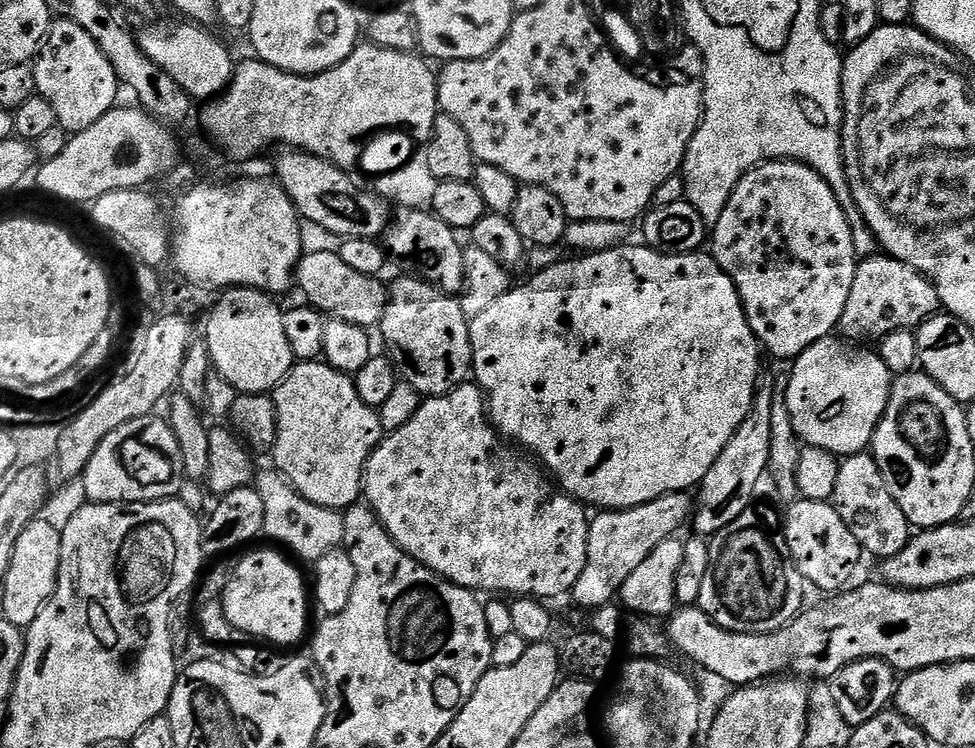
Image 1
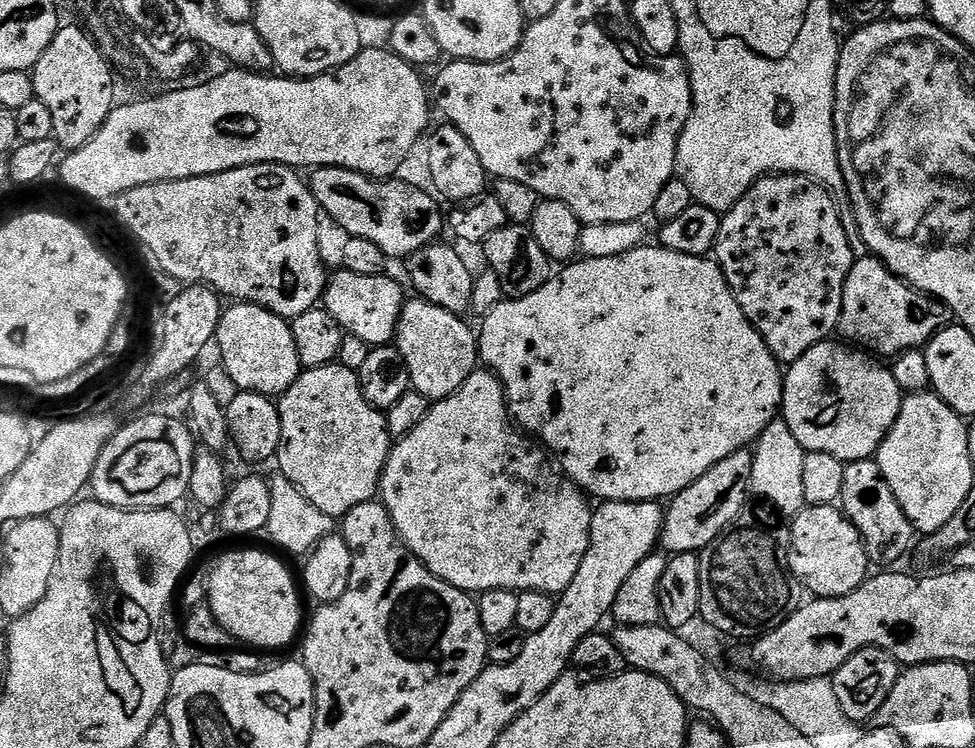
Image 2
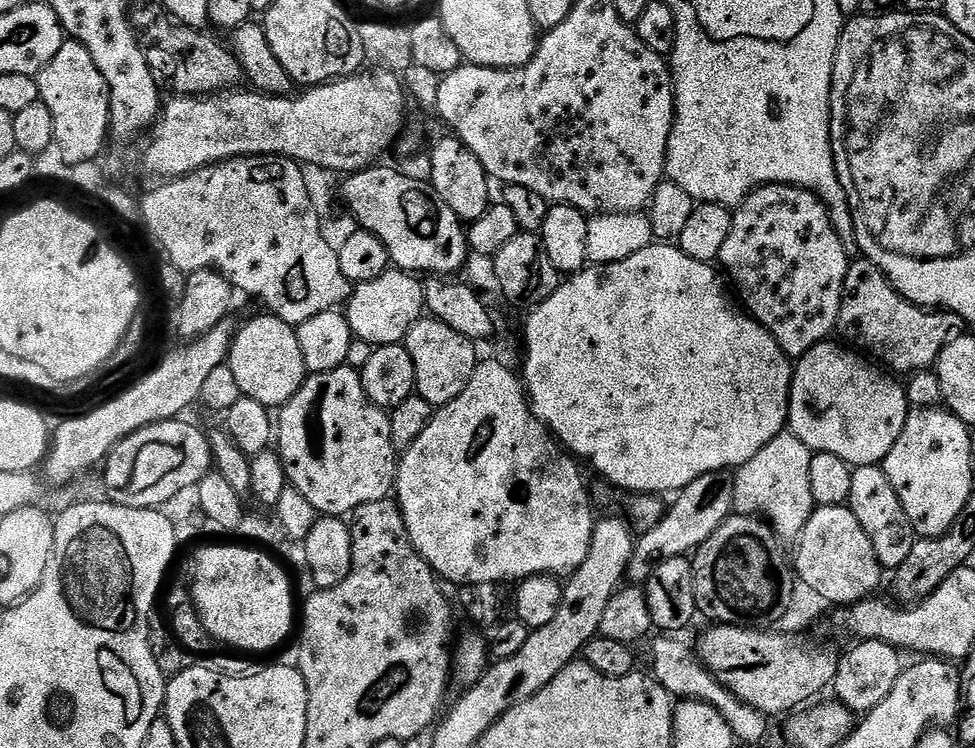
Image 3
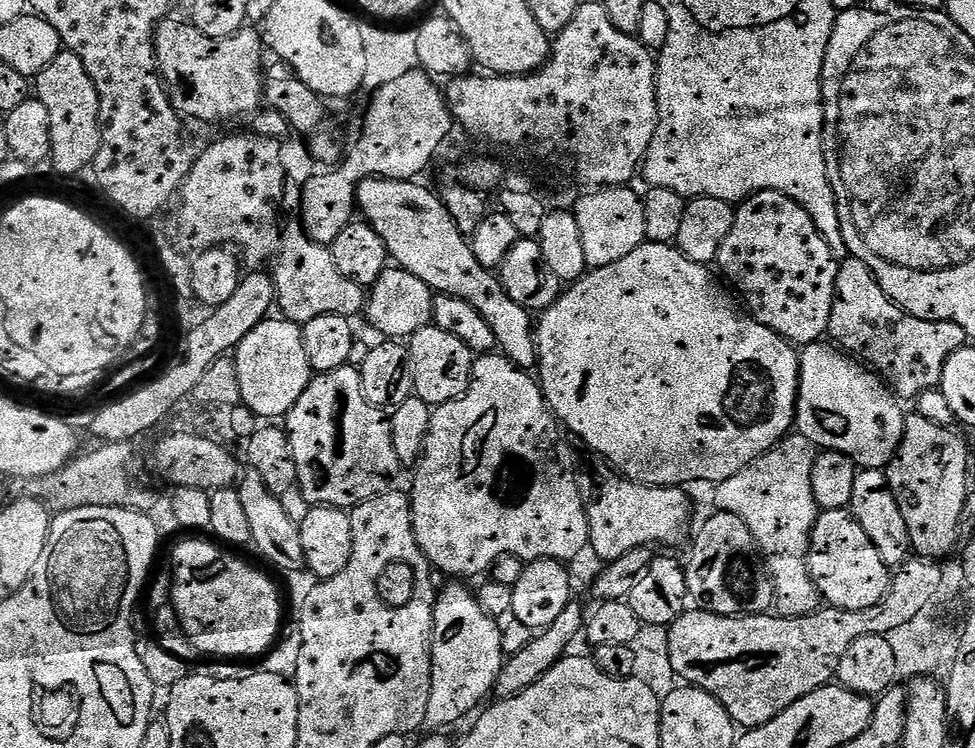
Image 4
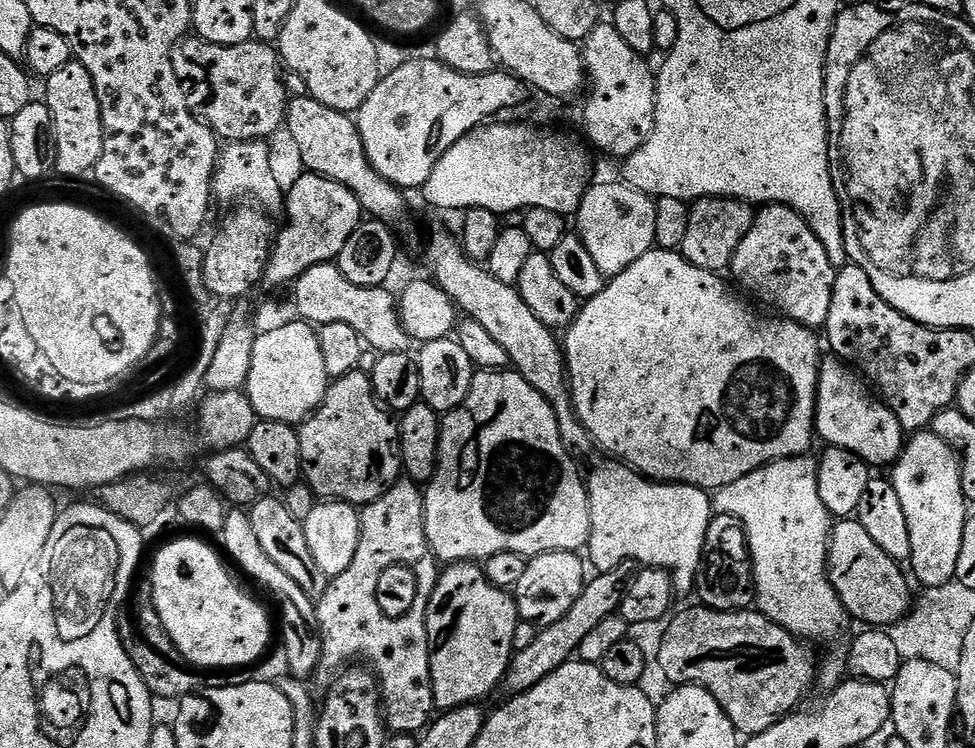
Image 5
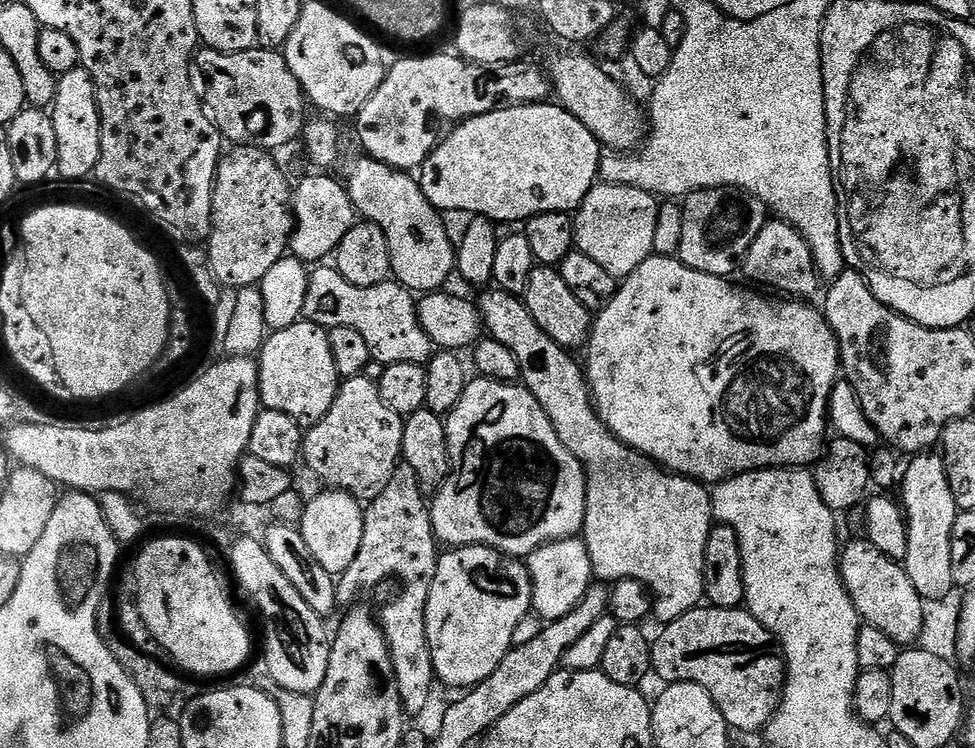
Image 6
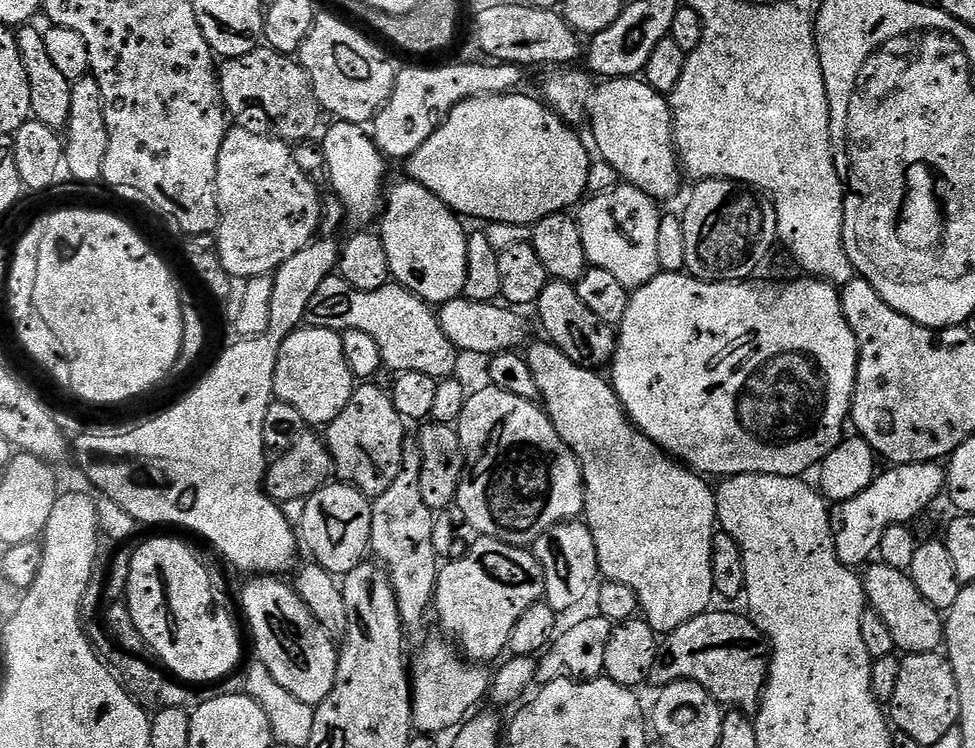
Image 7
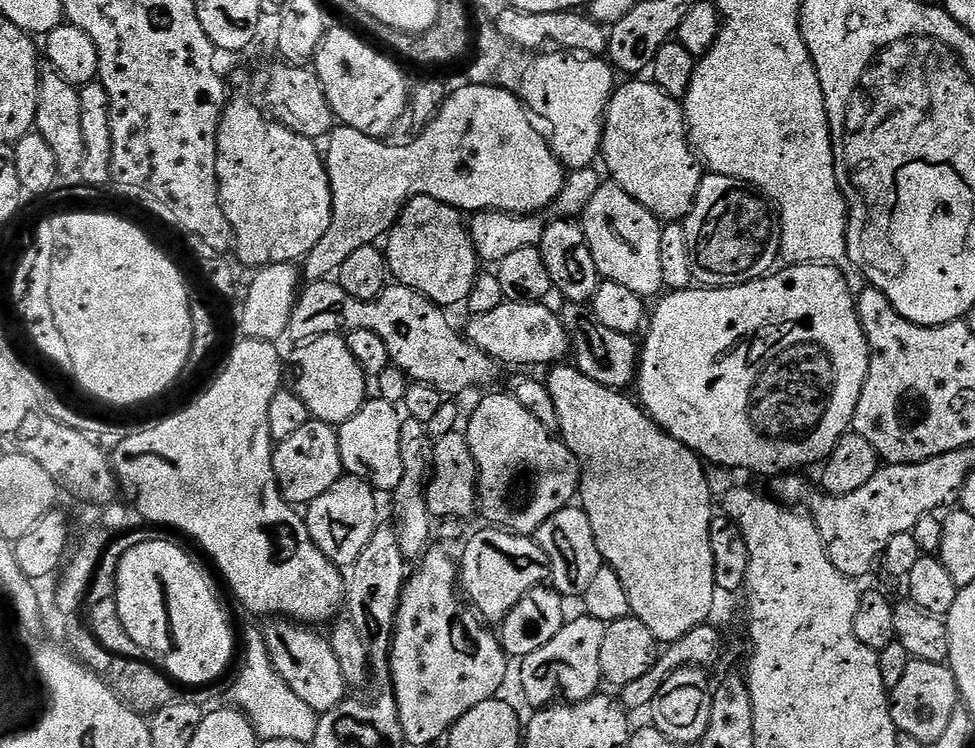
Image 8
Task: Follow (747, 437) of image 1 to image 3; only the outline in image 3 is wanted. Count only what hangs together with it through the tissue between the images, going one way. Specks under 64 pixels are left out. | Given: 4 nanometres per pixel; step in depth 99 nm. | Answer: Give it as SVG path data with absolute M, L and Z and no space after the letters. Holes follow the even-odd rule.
M728 470L711 472L675 493L673 500L676 501L667 505L665 516L635 541L628 563L627 579L633 585L643 585L657 564L670 558L687 557L702 547L706 538L710 538L710 534L714 534L714 530L718 530L718 526L722 526L722 522L733 515L733 479L733 473Z

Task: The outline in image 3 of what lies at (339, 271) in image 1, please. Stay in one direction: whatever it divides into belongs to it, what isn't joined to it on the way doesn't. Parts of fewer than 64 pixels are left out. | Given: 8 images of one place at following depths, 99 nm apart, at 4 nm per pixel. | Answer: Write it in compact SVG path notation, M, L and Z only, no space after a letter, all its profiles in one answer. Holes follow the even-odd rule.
M389 270L370 282L355 285L346 301L352 335L368 346L401 343L425 312L423 283L413 273L403 270Z

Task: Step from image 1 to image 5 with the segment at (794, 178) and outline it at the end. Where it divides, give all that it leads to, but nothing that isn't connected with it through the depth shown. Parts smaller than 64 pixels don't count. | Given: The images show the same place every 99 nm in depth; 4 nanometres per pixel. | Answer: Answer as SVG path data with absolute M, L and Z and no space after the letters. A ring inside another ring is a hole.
M769 204L761 207L759 211L753 215L752 225L746 234L746 238L742 238L742 242L738 242L738 250L734 254L730 265L730 273L749 292L752 296L757 296L764 304L769 304L772 308L777 308L781 317L787 318L813 330L820 330L828 323L828 315L830 314L830 298L834 294L834 282L836 281L837 268L830 262L830 258L826 254L826 246L822 246L822 242L818 242L818 238L814 234L814 230L810 230L810 226L806 223L793 208L787 208L785 204Z

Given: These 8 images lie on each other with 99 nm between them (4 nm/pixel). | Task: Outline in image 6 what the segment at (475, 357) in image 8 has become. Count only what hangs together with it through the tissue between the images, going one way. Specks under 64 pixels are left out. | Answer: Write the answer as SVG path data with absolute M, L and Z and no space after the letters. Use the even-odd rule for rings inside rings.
M335 266L317 267L308 277L308 293L303 319L326 329L350 326L358 330L370 346L373 361L380 366L410 362L427 365L434 355L431 338L422 330L418 300L403 284L388 279L378 286L354 286L346 282Z

